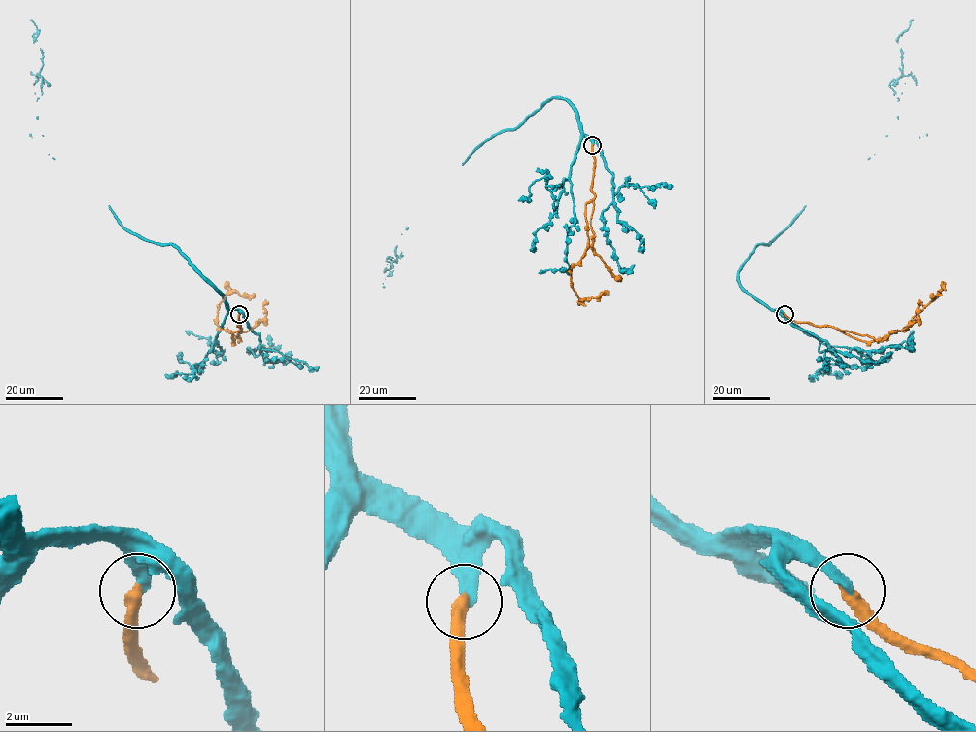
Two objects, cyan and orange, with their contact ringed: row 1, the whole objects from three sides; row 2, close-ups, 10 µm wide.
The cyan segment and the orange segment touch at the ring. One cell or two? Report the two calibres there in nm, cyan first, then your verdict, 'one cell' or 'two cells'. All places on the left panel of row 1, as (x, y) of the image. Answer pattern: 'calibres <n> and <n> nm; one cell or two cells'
calibres 320 and 380 nm; one cell

